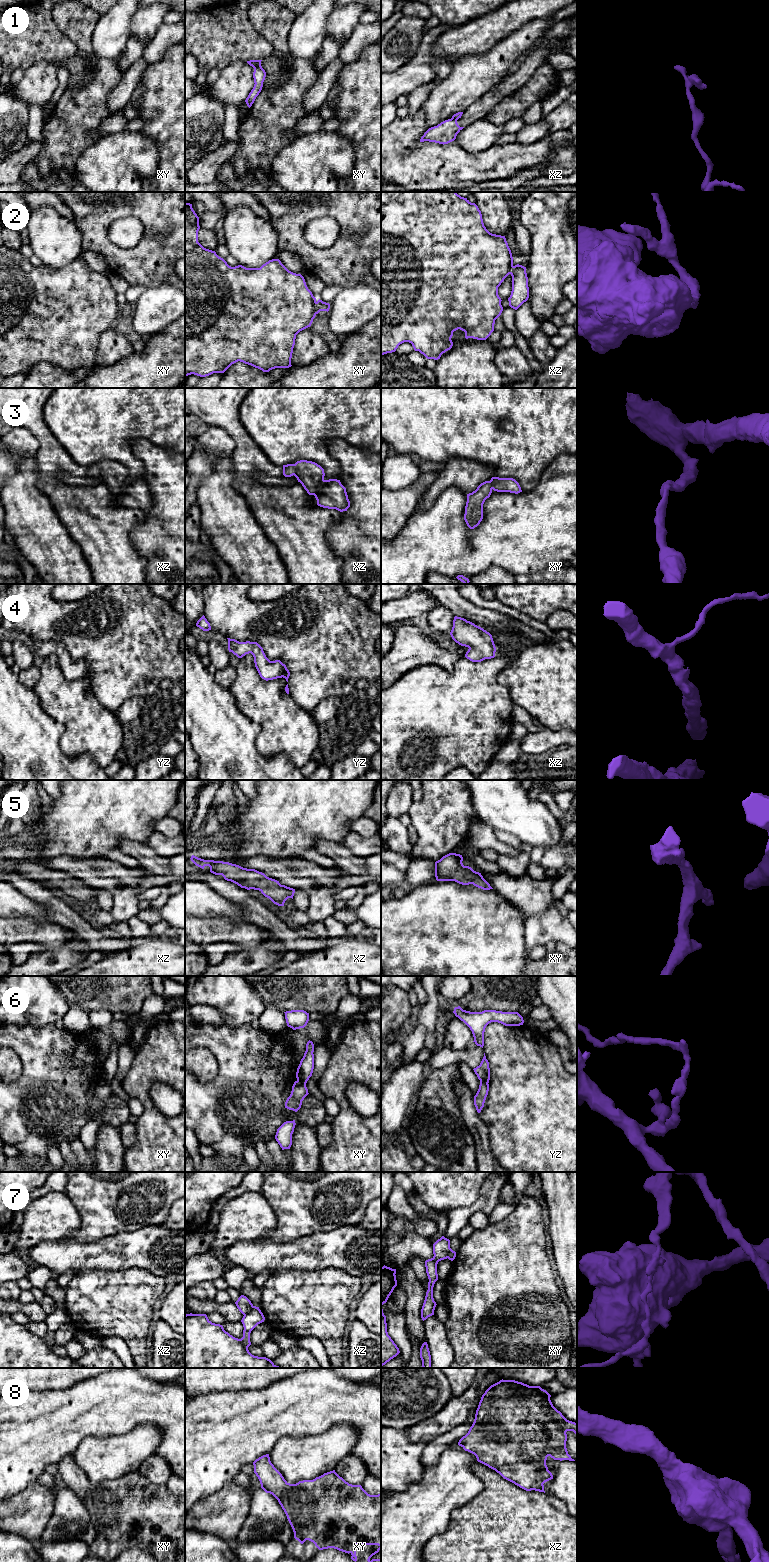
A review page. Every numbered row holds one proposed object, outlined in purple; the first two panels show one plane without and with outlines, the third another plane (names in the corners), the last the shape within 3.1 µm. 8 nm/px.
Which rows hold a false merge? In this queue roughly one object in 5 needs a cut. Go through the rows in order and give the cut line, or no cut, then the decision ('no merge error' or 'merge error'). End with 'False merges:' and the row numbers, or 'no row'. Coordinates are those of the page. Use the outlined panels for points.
1: cut in xy along (260, 65), (254, 69); merge error
2: cut in xy along (315, 302), (315, 311), (317, 313); merge error
3: no cut; no merge error
4: no cut; no merge error
5: no cut; no merge error
6: cut in xy along (297, 1079), (305, 1083); merge error
7: cut in xz along (253, 1306), (244, 1315); merge error
8: no cut; no merge error
False merges: 1, 2, 6, 7

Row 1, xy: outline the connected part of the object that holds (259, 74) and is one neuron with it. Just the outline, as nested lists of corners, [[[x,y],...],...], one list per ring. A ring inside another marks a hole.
[[[259,66],[259,67],[254,69],[253,78],[254,78],[255,84],[254,84],[253,89],[251,90],[251,92],[249,93],[248,97],[245,100],[245,102],[249,108],[252,106],[256,97],[261,92],[265,77],[266,77],[266,72],[262,68],[262,66]]]

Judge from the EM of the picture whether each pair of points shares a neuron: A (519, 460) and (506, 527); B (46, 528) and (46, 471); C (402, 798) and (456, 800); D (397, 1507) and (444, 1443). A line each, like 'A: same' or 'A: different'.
A: different
B: different
C: different
D: different

